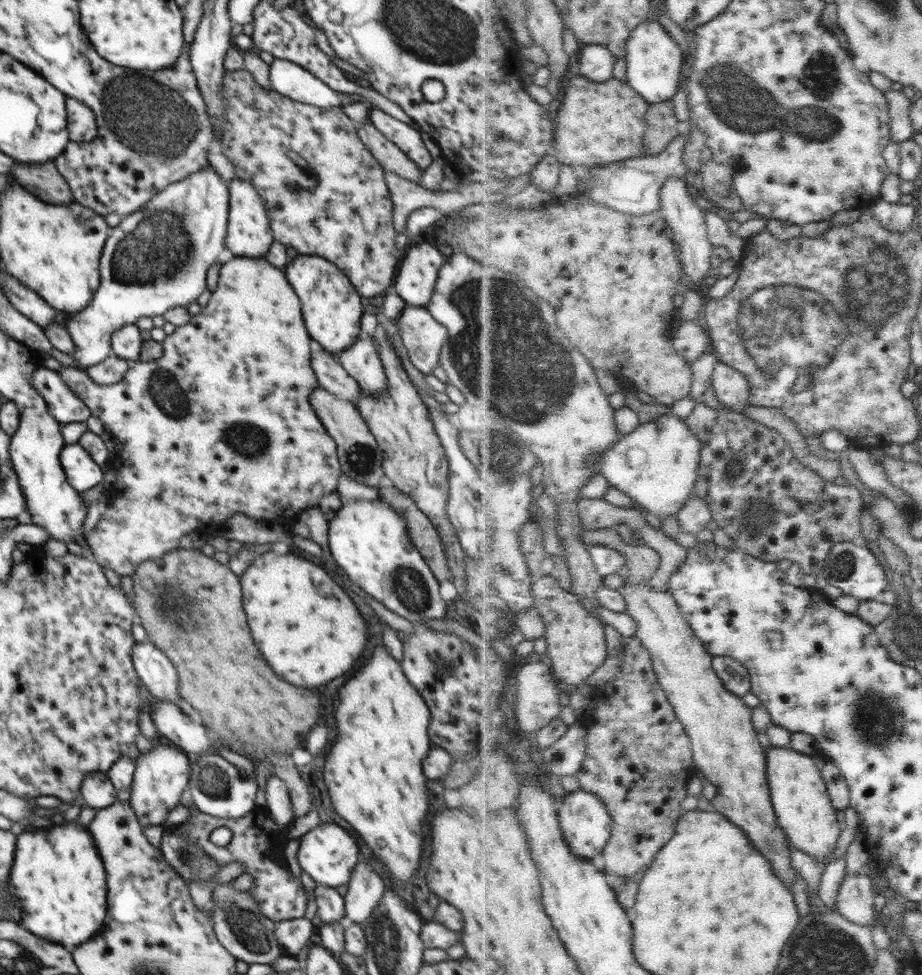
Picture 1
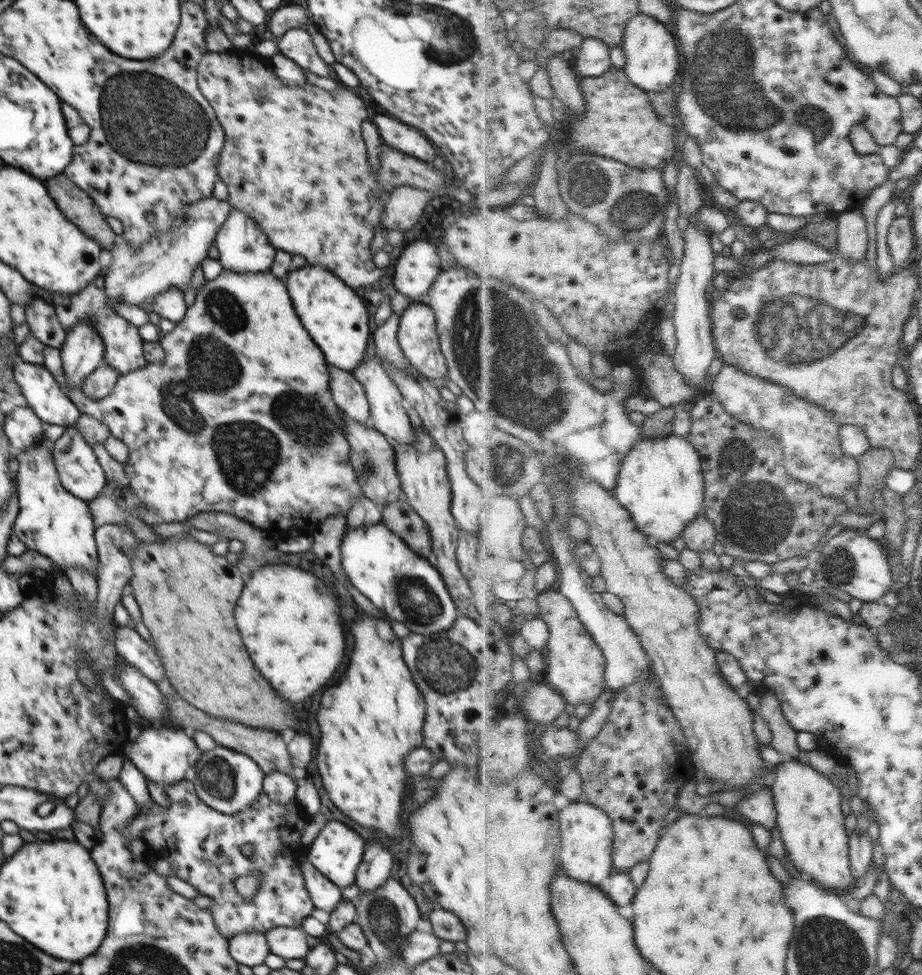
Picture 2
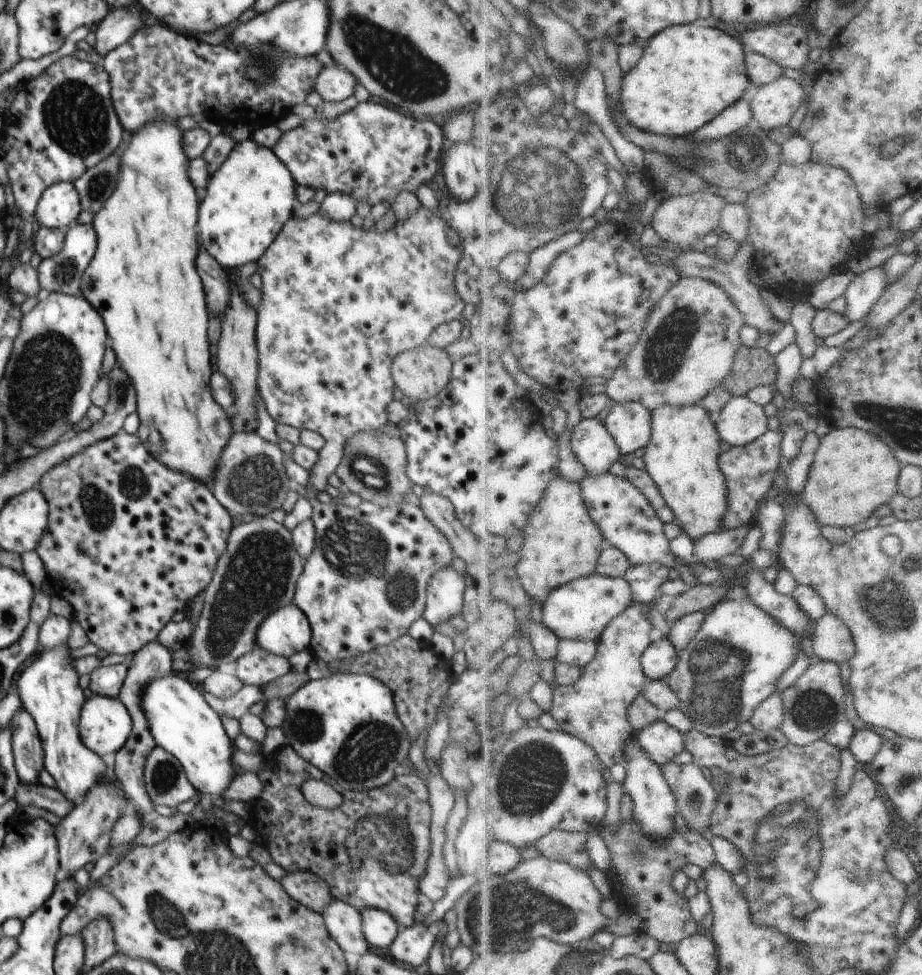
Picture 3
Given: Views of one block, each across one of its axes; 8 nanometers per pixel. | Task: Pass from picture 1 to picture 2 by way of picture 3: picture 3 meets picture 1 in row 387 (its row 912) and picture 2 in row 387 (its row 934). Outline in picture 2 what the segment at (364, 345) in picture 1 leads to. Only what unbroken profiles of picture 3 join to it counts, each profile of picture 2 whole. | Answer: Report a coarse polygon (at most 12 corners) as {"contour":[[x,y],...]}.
{"contour":[[362,359],[362,383],[373,422],[392,443],[415,442],[404,397],[381,360]]}

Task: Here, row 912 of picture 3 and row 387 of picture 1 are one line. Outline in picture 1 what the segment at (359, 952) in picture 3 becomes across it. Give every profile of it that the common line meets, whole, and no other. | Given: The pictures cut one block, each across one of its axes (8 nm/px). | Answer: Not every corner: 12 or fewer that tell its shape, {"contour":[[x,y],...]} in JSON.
{"contour":[[336,357],[310,362],[322,389],[352,404],[362,392]]}

